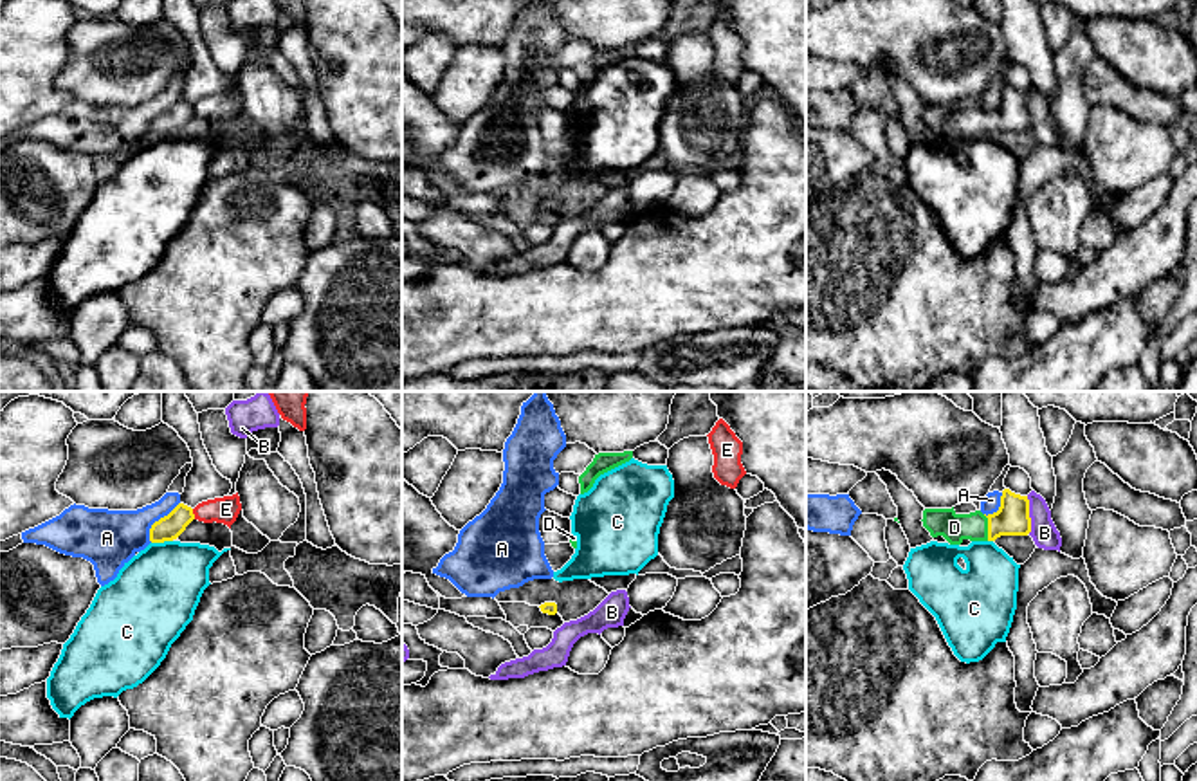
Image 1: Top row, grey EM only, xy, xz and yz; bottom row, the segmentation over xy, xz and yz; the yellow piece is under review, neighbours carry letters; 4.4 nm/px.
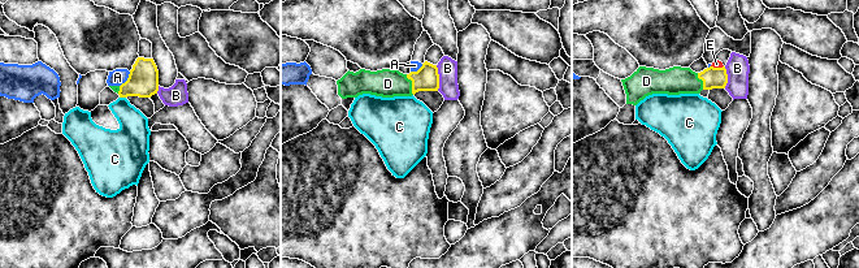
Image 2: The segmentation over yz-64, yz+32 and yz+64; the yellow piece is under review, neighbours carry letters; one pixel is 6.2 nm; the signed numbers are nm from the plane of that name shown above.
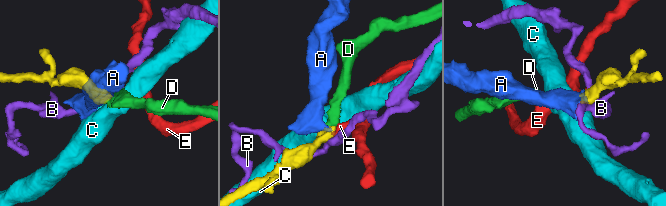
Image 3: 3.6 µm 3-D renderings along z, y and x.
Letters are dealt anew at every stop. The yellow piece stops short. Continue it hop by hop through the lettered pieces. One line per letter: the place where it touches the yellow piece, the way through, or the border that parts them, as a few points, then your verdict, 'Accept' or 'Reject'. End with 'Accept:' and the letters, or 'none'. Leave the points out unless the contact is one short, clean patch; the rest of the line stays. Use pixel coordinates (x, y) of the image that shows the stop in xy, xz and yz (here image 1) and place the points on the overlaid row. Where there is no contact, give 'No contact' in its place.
A: Touches yellow at xy (159, 520). Boundary: xy (179, 502), (152, 525), (150, 542). Reject
B: Touches yellow at yz (1028, 514). Boundary: yz (1026, 496), (1030, 532). Reject
C: Touches yellow at xy (161, 542). Boundary: xy (172, 540), (152, 543). Reject
D: Touches yellow at yz (988, 527). Path across: yz (1012, 518), (988, 527), (954, 527). Accept
E: Touches yellow at xy (193, 514). Boundary: xy (191, 509), (195, 518). Reject
Accept: D

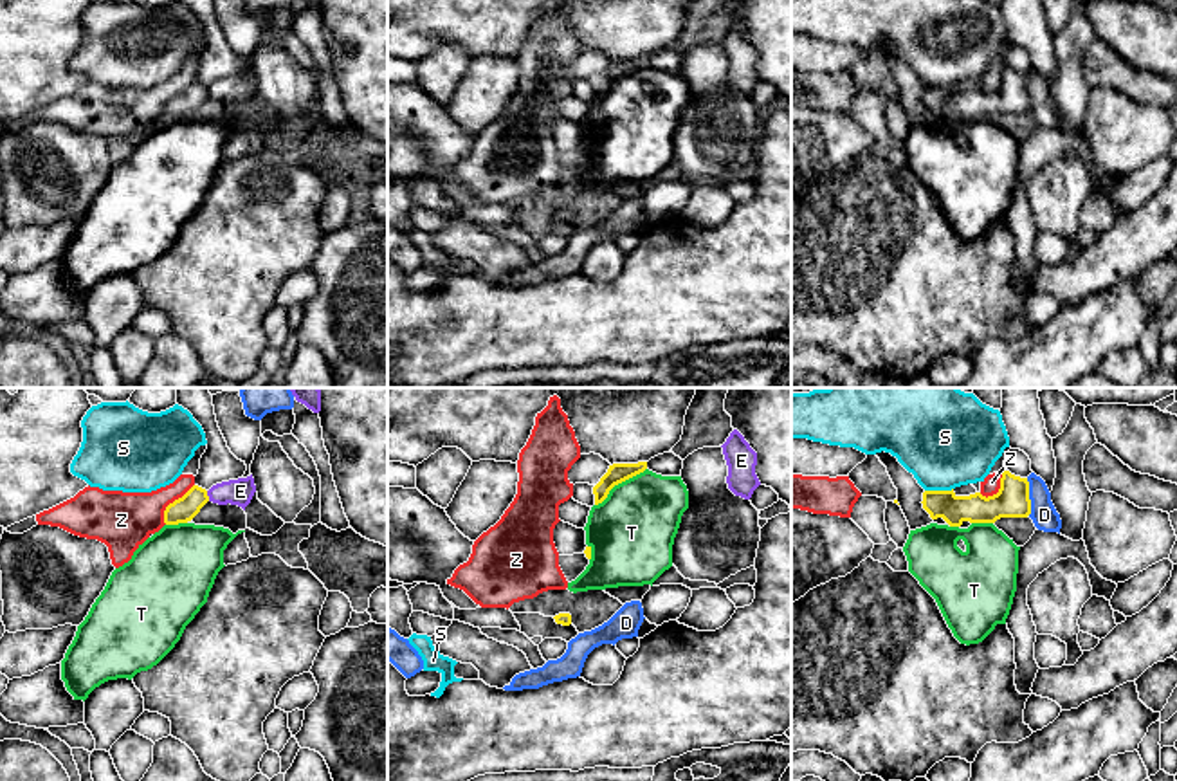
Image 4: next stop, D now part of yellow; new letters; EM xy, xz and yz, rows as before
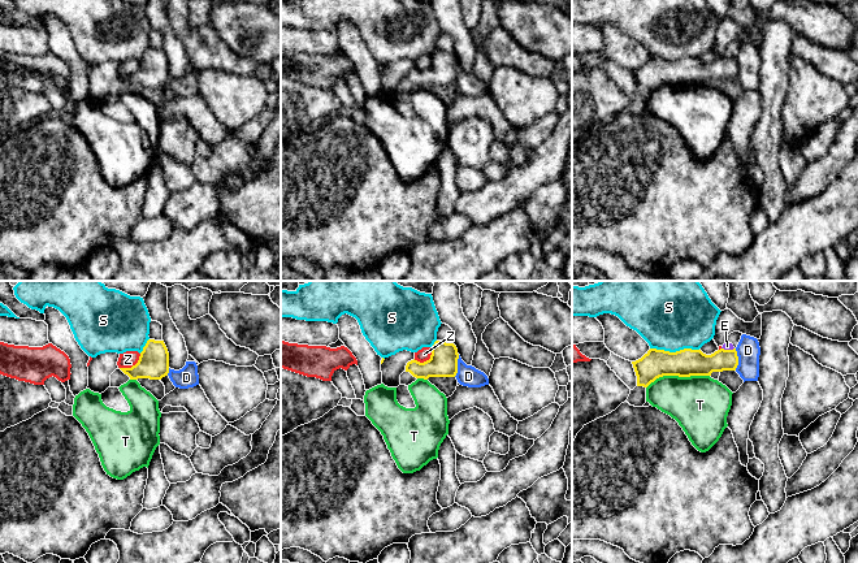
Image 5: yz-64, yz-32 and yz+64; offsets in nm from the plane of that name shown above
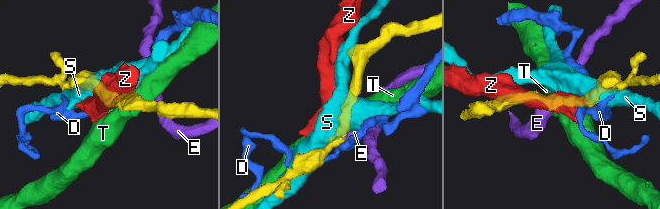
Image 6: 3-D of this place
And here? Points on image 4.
D: Touches yellow at yz (1028, 496). Boundary: yz (1026, 478), (1030, 514). Reject
E: Touches yellow at xy (208, 496). Reject
S: Touches yellow at yz (938, 491). Reject
T: Touches yellow at xz (619, 482). Reject
Z: Touches yellow at xy (173, 502). Boundary: xy (193, 484), (166, 507), (164, 523). Reject
Accept: none

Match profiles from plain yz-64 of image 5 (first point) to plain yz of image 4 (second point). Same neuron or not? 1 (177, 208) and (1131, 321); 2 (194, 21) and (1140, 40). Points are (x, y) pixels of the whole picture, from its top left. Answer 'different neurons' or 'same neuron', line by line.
1: different neurons
2: different neurons

